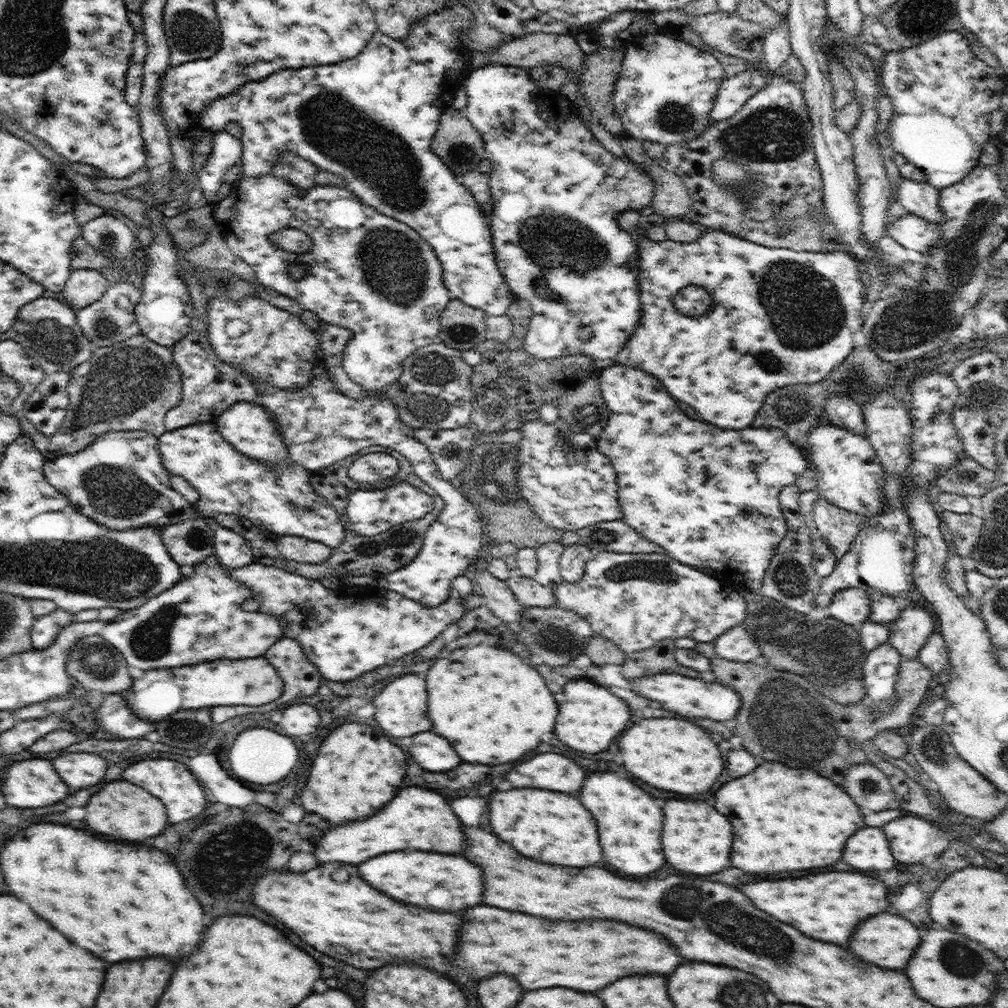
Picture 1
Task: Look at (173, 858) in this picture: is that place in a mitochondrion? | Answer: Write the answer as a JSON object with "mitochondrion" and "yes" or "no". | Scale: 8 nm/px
{"mitochondrion":"no"}

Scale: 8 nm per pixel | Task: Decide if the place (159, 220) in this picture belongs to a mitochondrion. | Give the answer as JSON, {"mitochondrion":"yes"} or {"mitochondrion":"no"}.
{"mitochondrion":"no"}

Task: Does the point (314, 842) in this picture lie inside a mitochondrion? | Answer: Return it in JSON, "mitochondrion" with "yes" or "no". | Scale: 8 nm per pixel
{"mitochondrion":"no"}

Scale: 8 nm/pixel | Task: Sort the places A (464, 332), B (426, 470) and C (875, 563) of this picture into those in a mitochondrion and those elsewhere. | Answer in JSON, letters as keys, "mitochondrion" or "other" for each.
{"A":"mitochondrion","B":"other","C":"other"}

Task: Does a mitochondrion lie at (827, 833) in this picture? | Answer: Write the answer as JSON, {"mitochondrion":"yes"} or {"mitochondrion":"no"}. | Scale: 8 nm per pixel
{"mitochondrion":"no"}

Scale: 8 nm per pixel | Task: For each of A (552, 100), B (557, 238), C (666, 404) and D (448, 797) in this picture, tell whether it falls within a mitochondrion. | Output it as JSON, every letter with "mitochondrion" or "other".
{"A":"other","B":"mitochondrion","C":"other","D":"other"}

